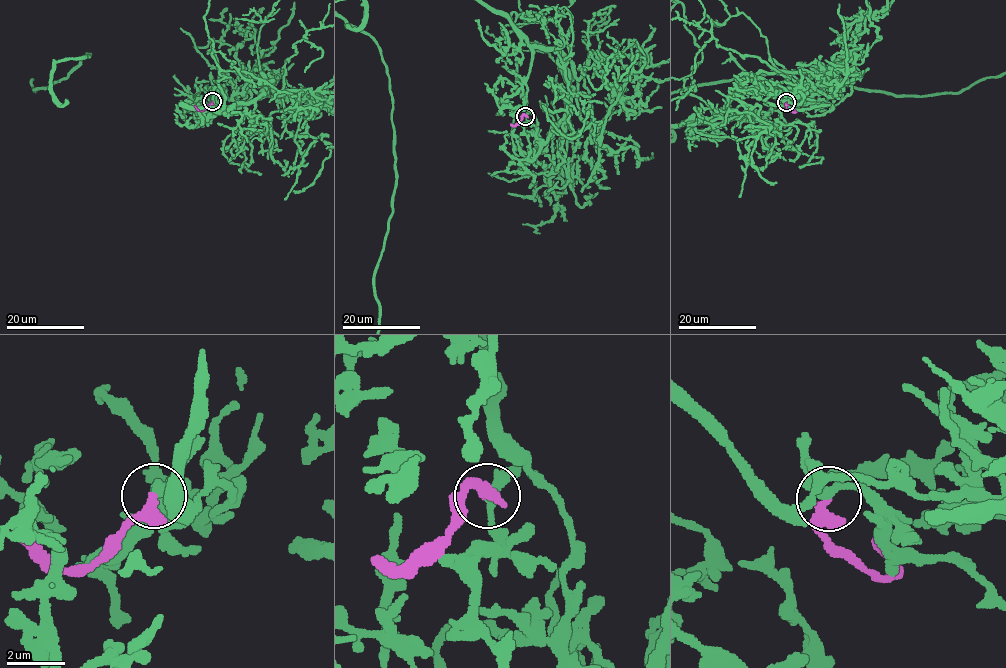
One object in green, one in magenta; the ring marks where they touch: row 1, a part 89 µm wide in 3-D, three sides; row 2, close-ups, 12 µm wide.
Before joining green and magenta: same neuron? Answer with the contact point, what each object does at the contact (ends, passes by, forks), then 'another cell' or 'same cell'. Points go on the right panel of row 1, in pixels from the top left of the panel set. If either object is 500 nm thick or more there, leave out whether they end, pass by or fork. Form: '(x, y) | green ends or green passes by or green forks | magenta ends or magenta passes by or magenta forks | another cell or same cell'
(786, 102) | green passes by | magenta passes by | same cell

